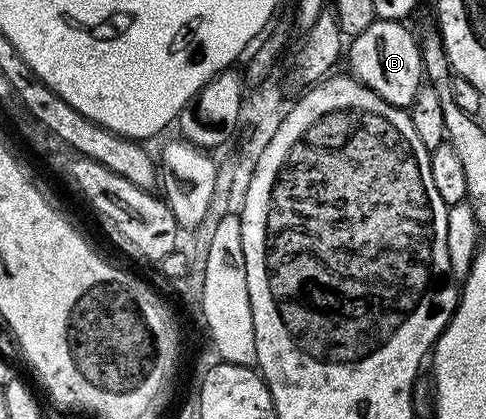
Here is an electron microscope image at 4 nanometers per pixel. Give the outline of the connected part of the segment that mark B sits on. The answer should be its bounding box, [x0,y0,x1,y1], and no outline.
[346,21,423,109]

